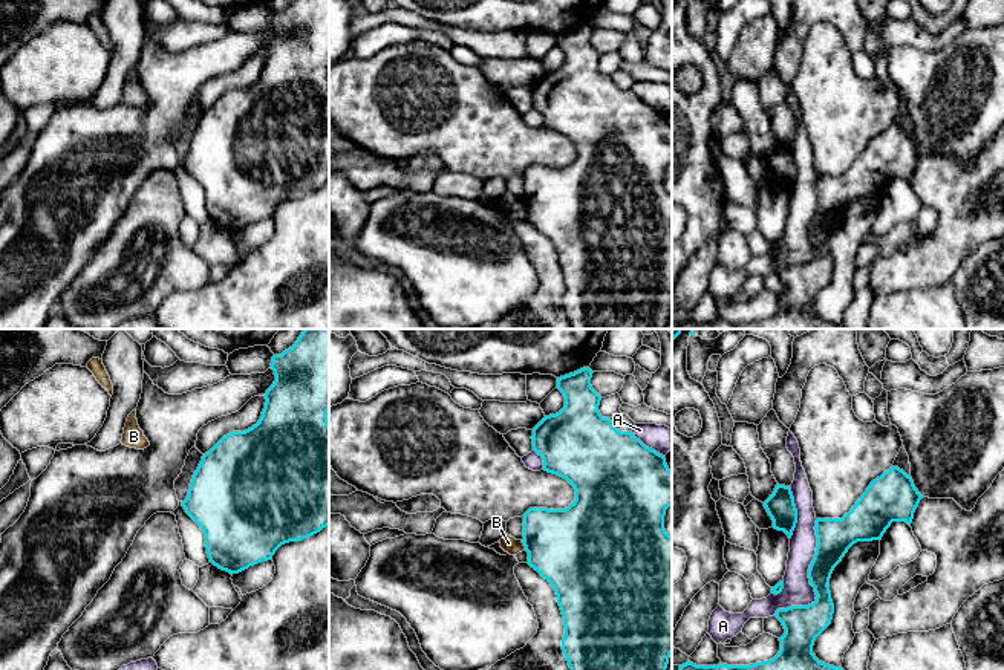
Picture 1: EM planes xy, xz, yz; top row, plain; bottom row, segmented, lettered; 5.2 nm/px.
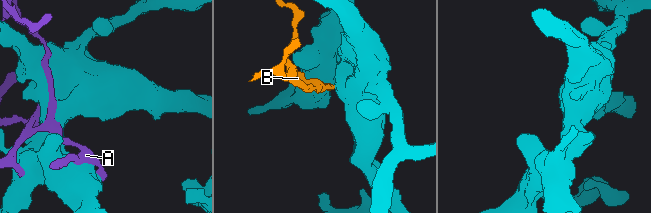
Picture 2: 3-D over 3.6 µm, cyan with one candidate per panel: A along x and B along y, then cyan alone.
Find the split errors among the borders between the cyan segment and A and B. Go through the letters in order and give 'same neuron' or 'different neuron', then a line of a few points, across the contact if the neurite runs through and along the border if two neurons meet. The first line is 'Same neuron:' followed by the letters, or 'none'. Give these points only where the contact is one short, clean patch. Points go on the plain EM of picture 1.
Same neuron: none
A: different neuron
B: different neuron; line xz (521, 198), (525, 205)

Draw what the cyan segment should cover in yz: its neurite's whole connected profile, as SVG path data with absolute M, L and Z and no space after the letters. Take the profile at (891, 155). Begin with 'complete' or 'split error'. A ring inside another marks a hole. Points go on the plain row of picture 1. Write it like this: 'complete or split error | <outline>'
complete | M891 124L871 139L842 176L817 176L817 205L808 226L817 254L808 263L776 268L774 274L785 286L779 295L779 311L770 318L750 323L696 323L687 318L680 323L680 329L845 329L819 318L813 311L816 295L831 281L834 271L828 243L831 231L854 200L882 197L892 179L911 184L921 156L912 135Z

